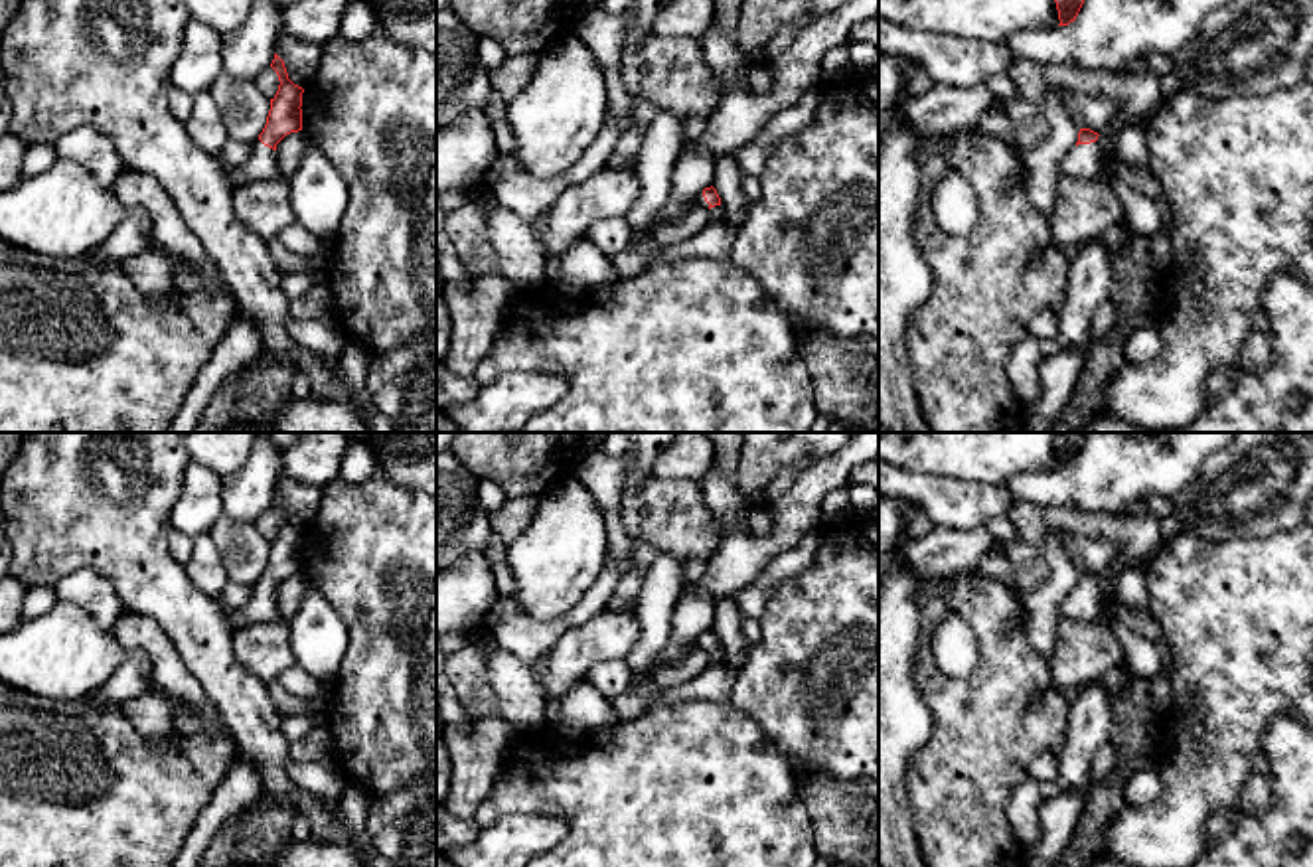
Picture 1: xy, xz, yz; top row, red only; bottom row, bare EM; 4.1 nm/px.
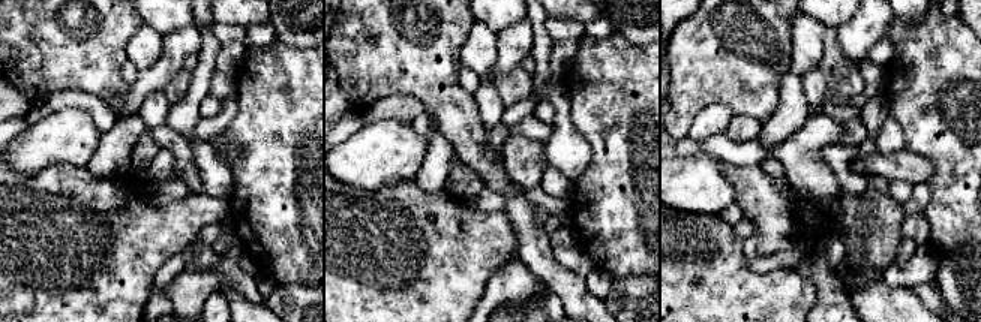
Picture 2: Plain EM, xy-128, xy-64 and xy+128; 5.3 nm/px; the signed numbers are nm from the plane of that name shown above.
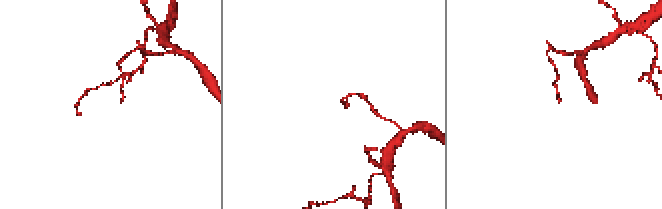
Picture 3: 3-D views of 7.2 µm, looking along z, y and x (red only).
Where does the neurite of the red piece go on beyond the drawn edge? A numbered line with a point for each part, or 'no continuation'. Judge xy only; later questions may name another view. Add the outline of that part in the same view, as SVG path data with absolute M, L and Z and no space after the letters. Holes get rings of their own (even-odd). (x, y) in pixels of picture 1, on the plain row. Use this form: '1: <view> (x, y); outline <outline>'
1: xy (263, 605); outline M261 583L253 585L253 594L247 604L237 610L223 610L233 628L241 628L265 620L280 620L276 592L265 589Z

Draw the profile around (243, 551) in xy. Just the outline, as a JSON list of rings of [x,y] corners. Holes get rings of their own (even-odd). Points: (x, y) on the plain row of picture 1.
[[[221,515],[209,531],[227,577],[233,585],[255,585],[267,567],[270,541],[257,529],[255,521],[239,521]]]

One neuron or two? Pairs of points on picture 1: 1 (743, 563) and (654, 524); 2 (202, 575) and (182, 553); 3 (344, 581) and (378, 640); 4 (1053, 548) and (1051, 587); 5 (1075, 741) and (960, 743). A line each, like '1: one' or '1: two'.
1: two
2: two
3: one
4: one
5: two

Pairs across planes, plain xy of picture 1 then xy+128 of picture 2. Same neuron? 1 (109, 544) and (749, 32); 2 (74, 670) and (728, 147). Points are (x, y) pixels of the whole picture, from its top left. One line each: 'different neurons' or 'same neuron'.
1: same neuron
2: different neurons

